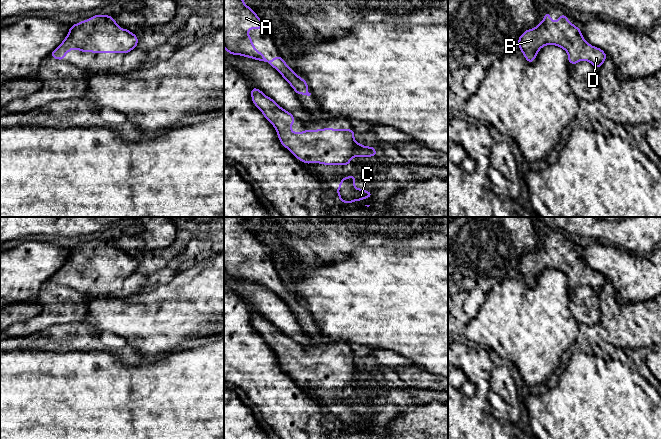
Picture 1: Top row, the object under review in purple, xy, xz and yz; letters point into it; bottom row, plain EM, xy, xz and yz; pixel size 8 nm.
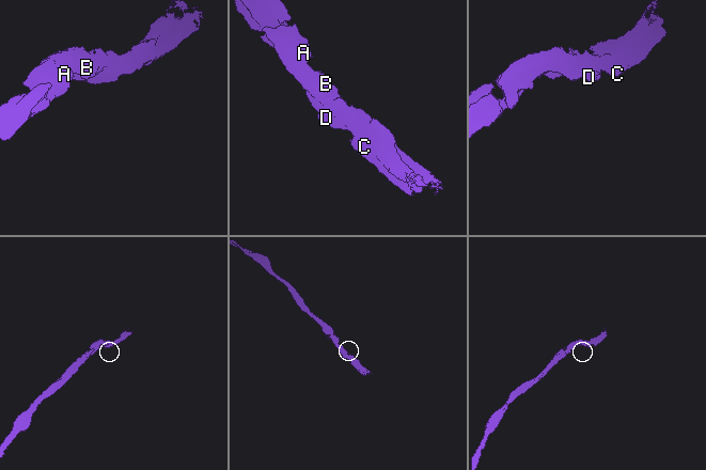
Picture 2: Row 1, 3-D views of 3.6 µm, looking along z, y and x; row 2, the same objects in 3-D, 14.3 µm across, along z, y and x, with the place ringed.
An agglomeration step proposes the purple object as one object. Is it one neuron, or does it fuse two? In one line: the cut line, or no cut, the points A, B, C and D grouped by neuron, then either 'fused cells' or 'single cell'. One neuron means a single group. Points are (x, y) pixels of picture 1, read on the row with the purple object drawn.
no cut; A B C D; single cell

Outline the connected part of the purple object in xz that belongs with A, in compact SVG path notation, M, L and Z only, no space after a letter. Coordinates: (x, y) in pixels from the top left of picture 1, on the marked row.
M224 0L224 48L229 54L241 55L244 57L256 59L270 66L274 67L283 78L291 85L296 94L302 94L310 96L308 92L307 82L299 77L281 58L276 56L271 61L268 61L266 57L255 49L252 38L248 35L249 29L263 29L264 22L256 15L255 11L248 7L243 0Z

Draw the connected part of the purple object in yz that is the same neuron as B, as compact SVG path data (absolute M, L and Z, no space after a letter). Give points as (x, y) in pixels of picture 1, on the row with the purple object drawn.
M546 11L544 20L537 27L525 30L517 44L528 63L535 60L538 51L545 45L563 48L572 65L584 59L599 69L607 58L603 50L591 46L583 38L581 29L570 23L565 14L561 14L555 22L550 18L550 12Z

